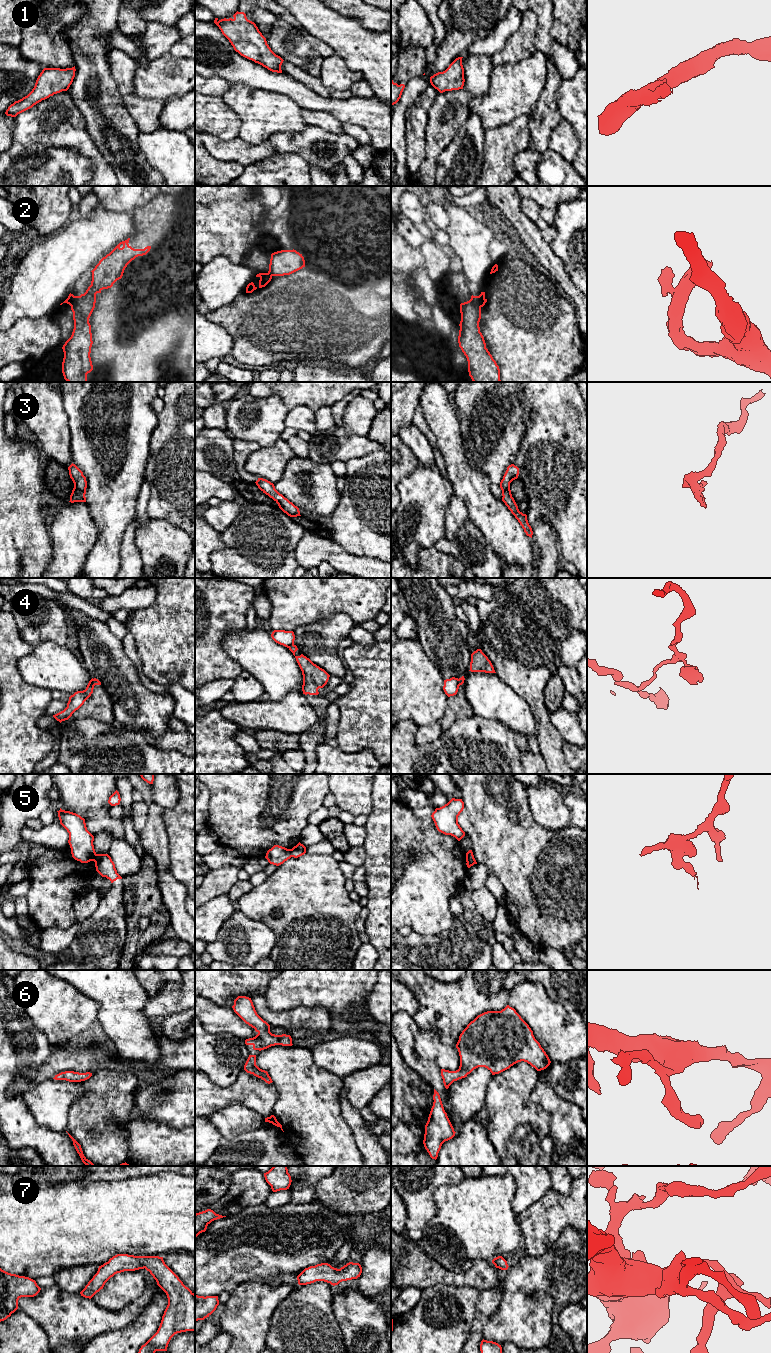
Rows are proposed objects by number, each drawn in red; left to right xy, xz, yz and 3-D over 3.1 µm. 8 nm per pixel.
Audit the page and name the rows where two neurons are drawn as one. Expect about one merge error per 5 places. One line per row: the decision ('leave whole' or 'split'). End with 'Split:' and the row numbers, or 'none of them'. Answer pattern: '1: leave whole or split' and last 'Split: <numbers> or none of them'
1: leave whole
2: split
3: leave whole
4: split
5: split
6: leave whole
7: leave whole
Split: 2, 4, 5

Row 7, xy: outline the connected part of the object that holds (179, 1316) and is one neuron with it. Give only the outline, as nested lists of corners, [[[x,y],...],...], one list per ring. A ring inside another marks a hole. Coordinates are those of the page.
[[[117,1254],[99,1266],[97,1273],[80,1292],[91,1299],[117,1273],[146,1269],[166,1293],[168,1305],[157,1332],[138,1353],[167,1351],[171,1338],[181,1332],[195,1331],[195,1294],[165,1264],[163,1257]]]

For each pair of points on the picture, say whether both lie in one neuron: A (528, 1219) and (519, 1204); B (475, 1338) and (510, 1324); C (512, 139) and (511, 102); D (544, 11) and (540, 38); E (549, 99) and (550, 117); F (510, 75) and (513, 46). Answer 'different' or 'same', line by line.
A: different
B: different
C: different
D: same
E: same
F: different

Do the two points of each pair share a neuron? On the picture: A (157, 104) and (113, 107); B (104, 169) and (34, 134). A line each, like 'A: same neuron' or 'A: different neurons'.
A: different neurons
B: same neuron

